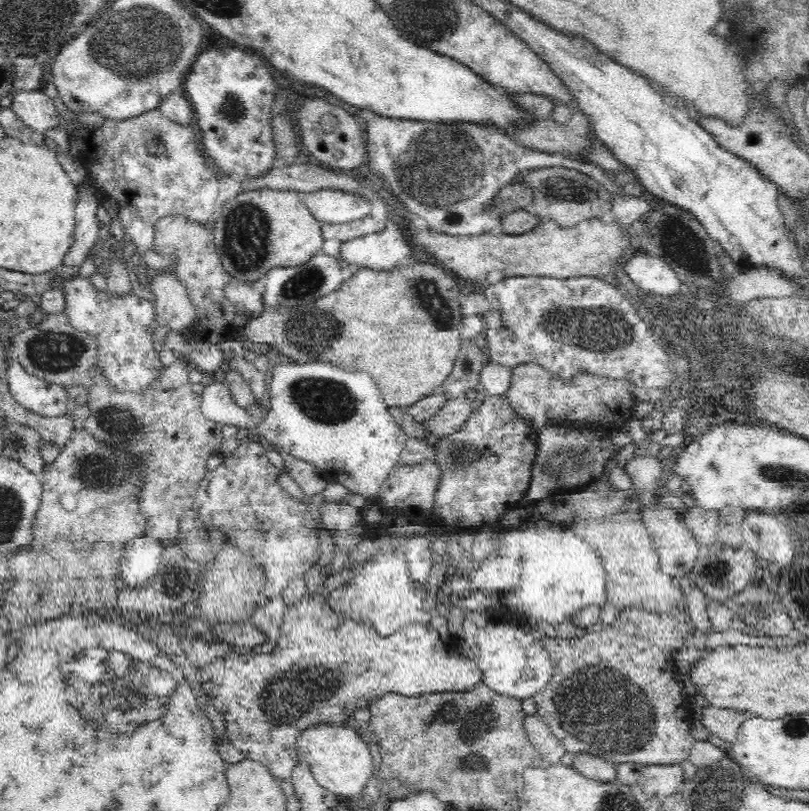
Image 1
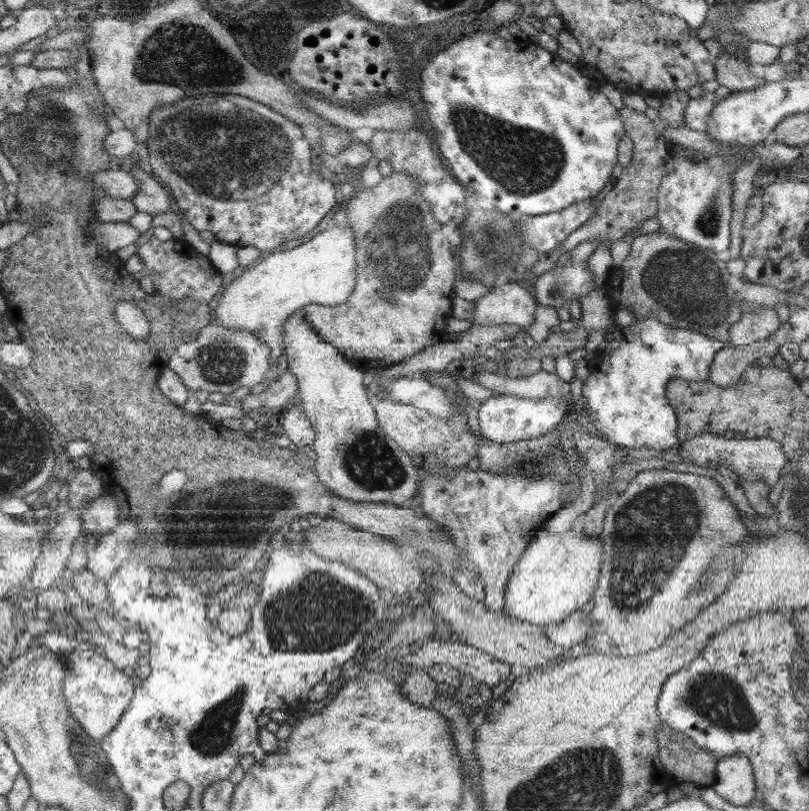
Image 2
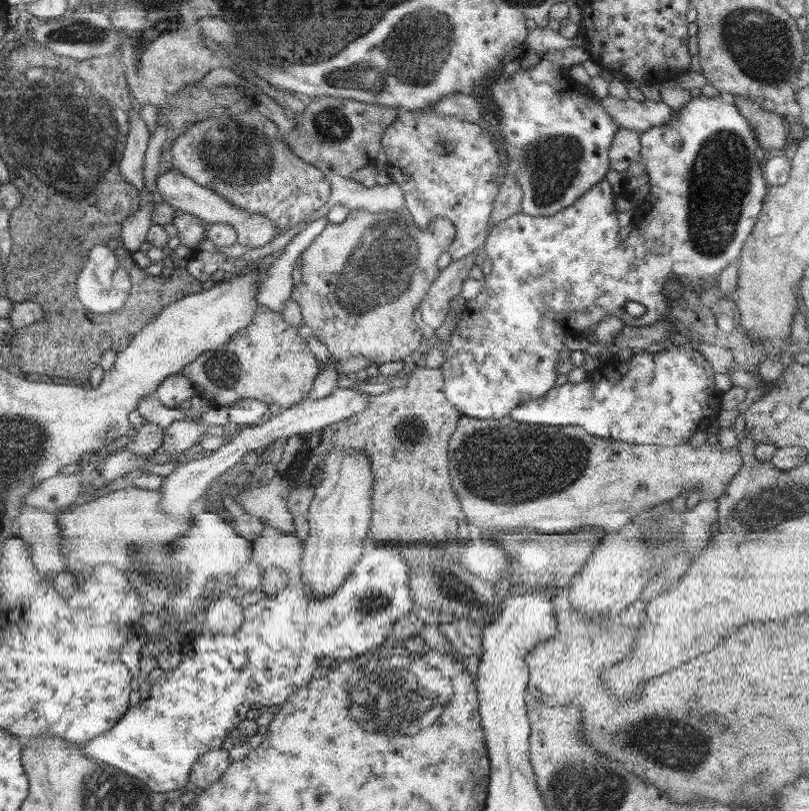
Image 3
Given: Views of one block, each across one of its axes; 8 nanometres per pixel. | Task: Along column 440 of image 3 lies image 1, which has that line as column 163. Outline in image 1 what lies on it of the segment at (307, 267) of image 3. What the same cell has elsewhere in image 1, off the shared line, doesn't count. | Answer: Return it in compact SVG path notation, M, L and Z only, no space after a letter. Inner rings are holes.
M167 216L155 224L154 250L160 254L174 254L177 262L163 268L162 271L174 273L176 279L184 283L186 294L196 307L196 322L189 340L209 342L219 345L226 340L235 340L240 330L252 320L248 311L232 304L224 296L223 286L235 278L222 266L214 244L214 217L205 224L190 220L185 216Z

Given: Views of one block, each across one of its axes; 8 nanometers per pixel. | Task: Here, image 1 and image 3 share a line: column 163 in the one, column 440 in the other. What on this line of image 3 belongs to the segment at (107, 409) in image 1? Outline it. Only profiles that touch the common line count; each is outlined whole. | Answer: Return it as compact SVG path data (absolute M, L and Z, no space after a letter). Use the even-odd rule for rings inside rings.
M420 364L414 373L410 372L407 375L406 383L399 388L390 389L390 391L382 394L371 394L368 395L368 405L366 409L360 411L359 413L353 414L352 416L344 419L340 422L330 424L330 426L315 431L314 433L309 433L303 436L302 449L300 449L300 454L296 457L296 460L291 464L291 468L287 475L288 480L288 501L286 504L288 510L292 517L294 516L306 516L308 514L310 502L313 498L314 486L317 486L320 482L320 474L322 474L322 468L324 468L324 460L330 452L330 448L344 448L344 450L358 450L358 452L364 452L364 456L370 460L370 468L372 468L372 474L374 474L374 486L372 486L372 516L370 517L369 532L367 537L370 539L375 539L376 541L382 542L428 542L428 544L436 544L436 542L450 542L451 540L457 540L459 526L458 520L462 519L463 512L461 504L458 504L459 500L457 496L454 496L454 490L450 486L450 472L448 472L448 443L450 443L450 437L452 433L456 430L458 419L461 417L461 412L458 412L446 398L446 392L444 392L444 376L440 368L431 368L428 366L423 366Z

